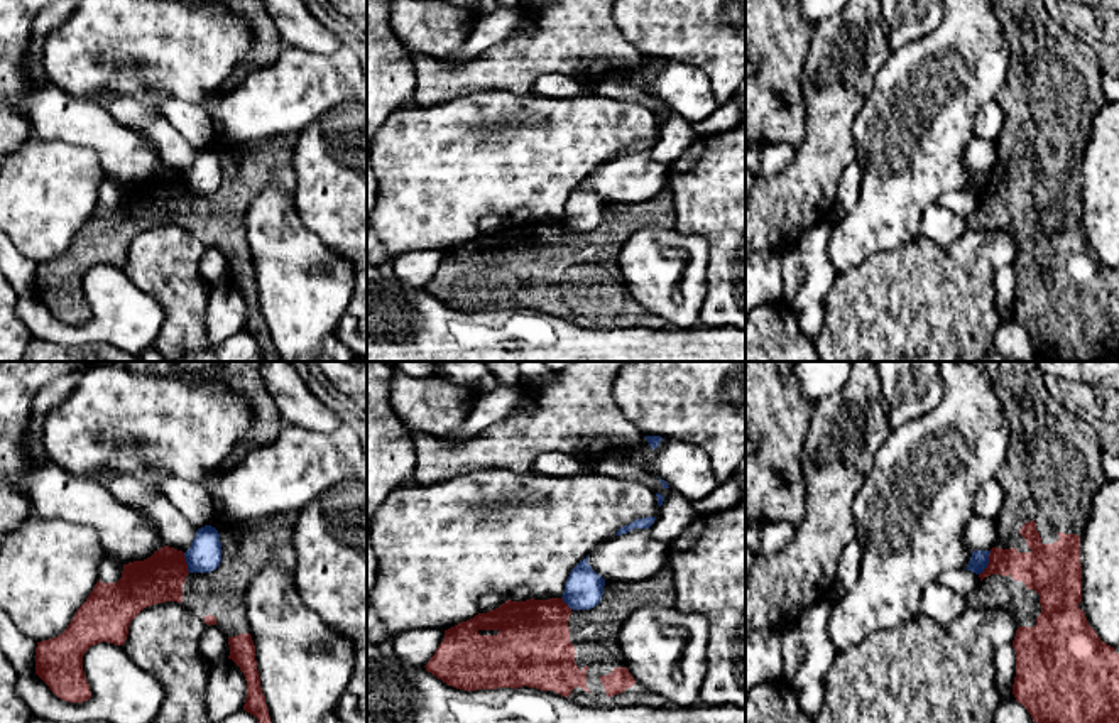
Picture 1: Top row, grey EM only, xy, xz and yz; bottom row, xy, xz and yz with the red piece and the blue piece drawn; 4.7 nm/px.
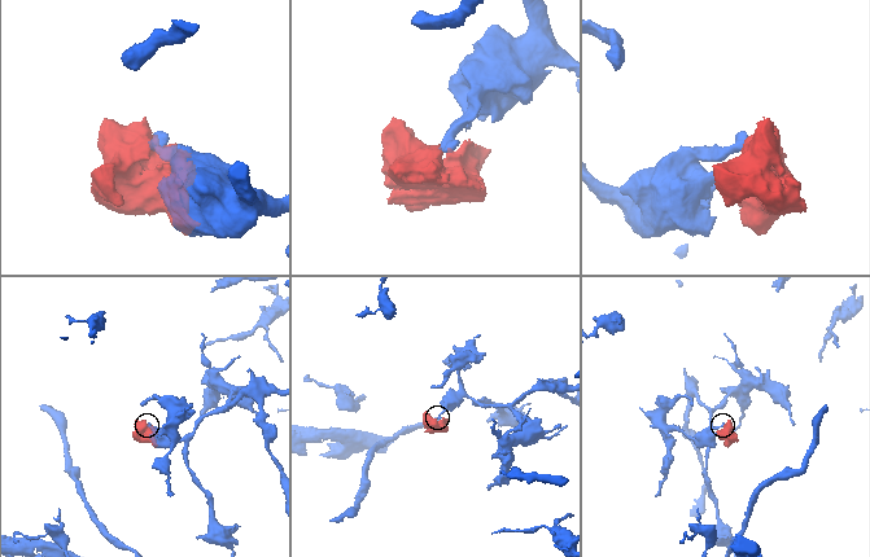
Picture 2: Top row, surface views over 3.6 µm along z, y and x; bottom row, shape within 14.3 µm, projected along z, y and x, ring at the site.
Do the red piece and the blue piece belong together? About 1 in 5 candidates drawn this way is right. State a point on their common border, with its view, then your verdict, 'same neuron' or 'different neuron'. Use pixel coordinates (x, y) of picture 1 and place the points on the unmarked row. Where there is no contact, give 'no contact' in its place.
yz (989, 184) | different neuron

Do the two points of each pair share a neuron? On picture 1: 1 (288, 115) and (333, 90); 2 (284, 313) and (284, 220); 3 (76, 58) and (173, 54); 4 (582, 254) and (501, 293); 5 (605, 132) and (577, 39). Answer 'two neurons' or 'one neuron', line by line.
1: one neuron
2: one neuron
3: one neuron
4: one neuron
5: two neurons

